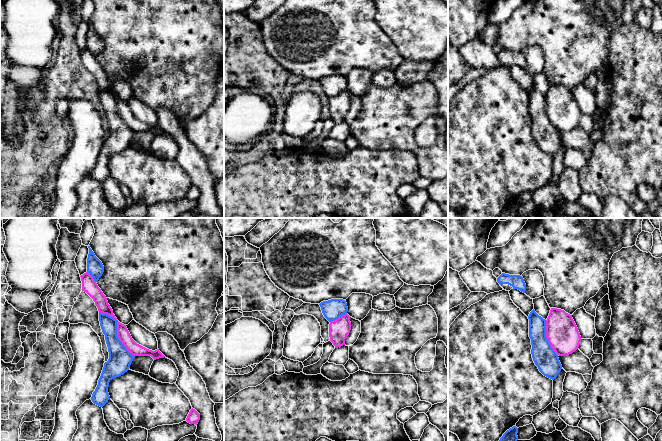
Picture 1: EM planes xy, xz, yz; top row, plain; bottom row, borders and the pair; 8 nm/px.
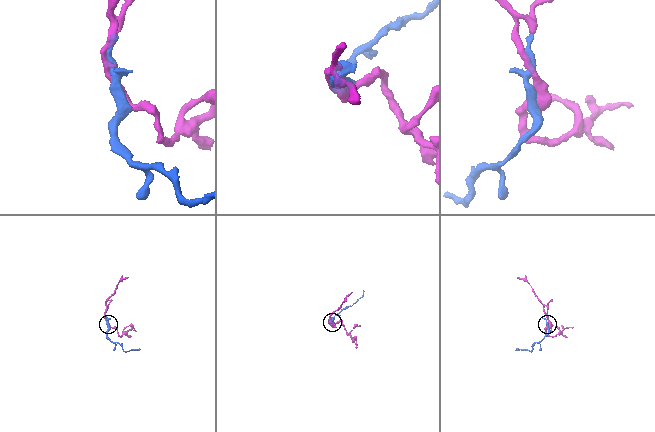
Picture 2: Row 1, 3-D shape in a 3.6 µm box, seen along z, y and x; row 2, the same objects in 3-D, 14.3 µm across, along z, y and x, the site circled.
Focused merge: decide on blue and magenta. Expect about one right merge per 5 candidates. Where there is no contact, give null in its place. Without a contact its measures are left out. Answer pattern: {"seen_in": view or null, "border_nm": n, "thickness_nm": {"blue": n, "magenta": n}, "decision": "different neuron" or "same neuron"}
{"seen_in": "xy", "border_nm": 460, "thickness_nm": {"blue": 190, "magenta": 100}, "decision": "different neuron"}

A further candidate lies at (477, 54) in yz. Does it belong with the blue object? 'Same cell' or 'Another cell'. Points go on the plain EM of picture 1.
Another cell

